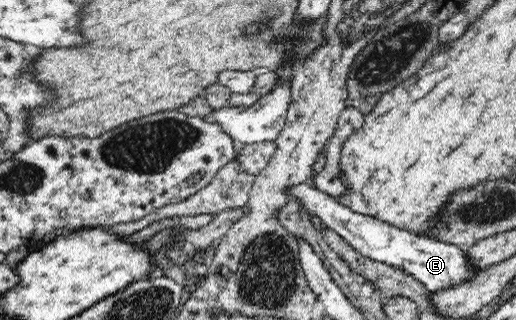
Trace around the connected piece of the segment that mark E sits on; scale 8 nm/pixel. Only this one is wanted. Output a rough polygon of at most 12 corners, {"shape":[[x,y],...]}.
{"shape":[[310,182],[289,187],[311,216],[431,293],[481,274],[466,248],[353,212]]}

